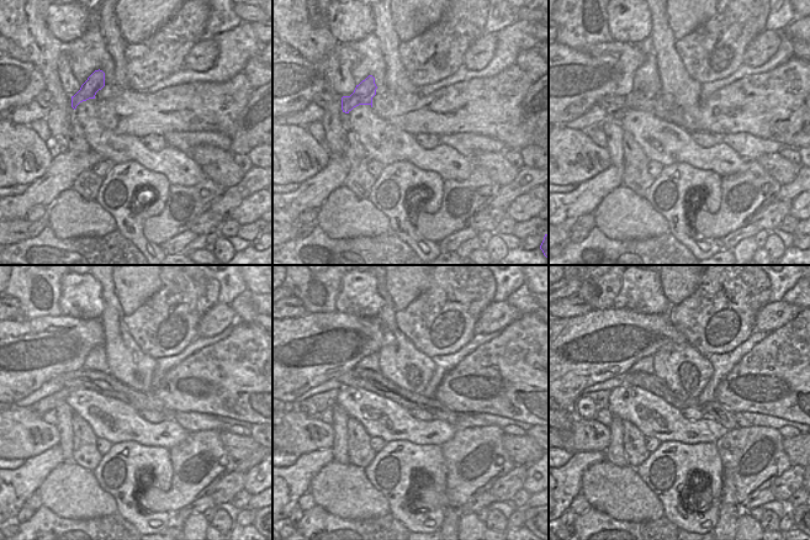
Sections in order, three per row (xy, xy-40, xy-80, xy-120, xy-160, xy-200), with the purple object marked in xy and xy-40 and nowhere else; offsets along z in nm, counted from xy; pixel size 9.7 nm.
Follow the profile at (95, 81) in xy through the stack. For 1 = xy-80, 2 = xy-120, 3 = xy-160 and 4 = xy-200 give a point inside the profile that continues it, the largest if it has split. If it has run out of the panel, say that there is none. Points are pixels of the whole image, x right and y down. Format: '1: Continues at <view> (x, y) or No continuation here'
1: Continues at xy-80 (636, 100)
2: Continues at xy-120 (102, 382)
3: Continues at xy-160 (369, 380)
4: Continues at xy-200 (652, 384)

